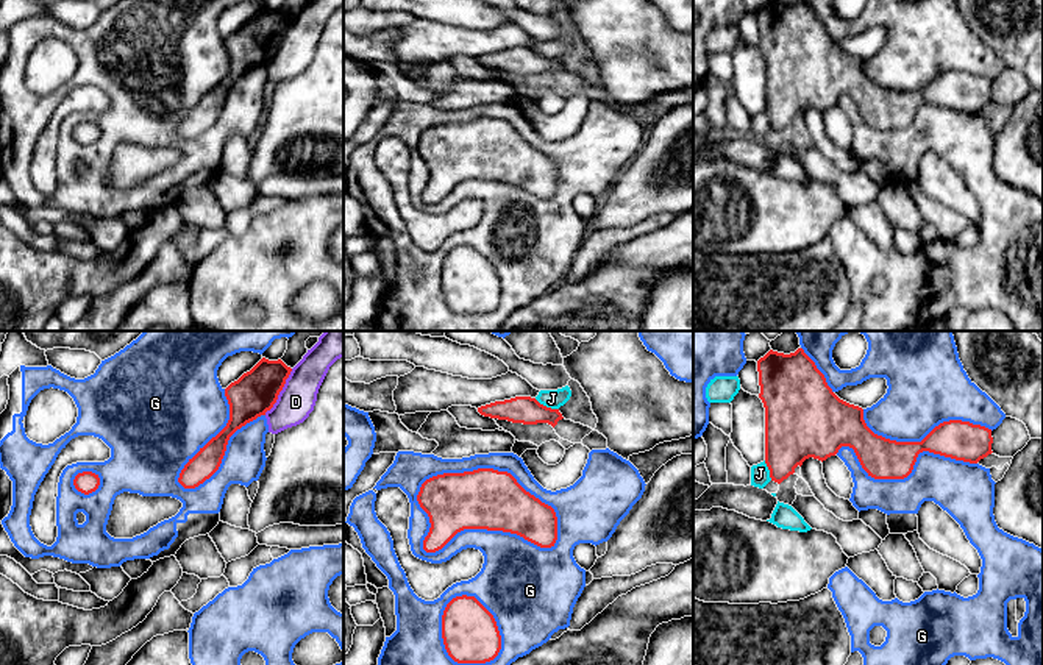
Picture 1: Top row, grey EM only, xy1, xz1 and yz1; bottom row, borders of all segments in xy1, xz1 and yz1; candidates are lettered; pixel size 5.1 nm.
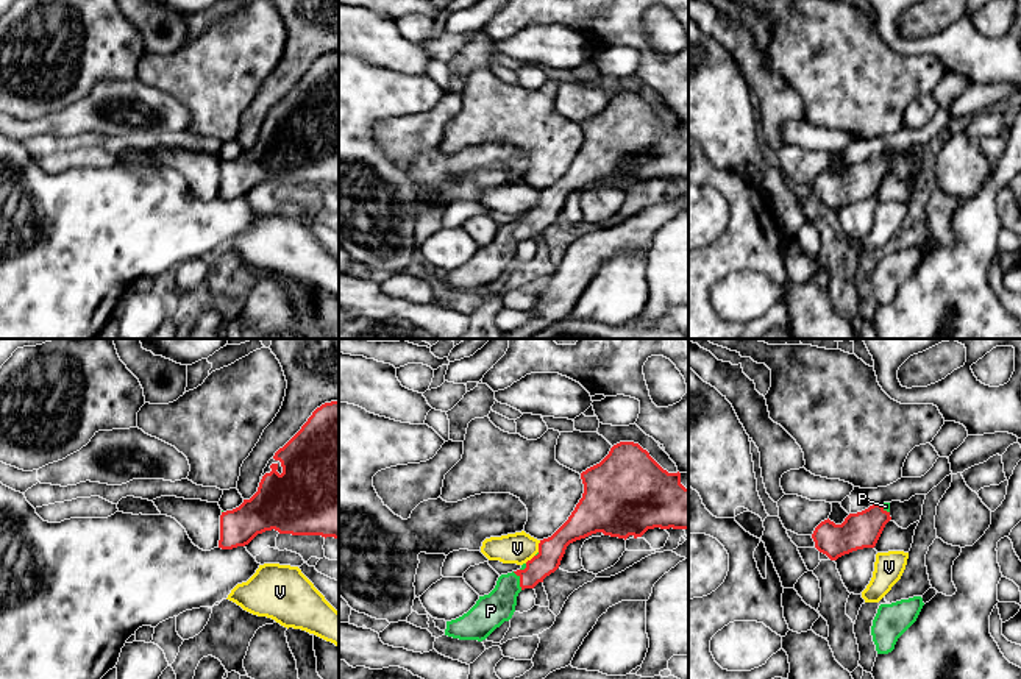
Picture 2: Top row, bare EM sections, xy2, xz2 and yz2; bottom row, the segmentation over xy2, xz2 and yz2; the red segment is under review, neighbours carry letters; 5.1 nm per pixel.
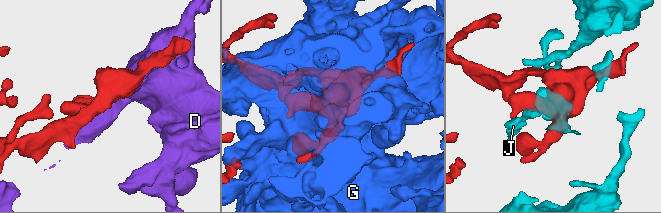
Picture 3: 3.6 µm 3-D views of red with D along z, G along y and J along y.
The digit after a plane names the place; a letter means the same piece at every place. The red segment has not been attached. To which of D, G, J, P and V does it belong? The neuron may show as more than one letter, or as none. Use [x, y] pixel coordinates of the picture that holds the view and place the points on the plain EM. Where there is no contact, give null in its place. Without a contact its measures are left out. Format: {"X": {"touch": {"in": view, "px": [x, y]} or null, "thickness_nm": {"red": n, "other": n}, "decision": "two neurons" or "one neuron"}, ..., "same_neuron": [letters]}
{"D": {"touch": {"in": "xy1", "px": [280, 41]}, "thickness_nm": {"red": 220, "other": 190}, "decision": "two neurons"}, "G": {"touch": {"in": "xz1", "px": [497, 120]}, "thickness_nm": {"red": 320, "other": 100}, "decision": "two neurons"}, "J": {"touch": {"in": "xz1", "px": [545, 56]}, "thickness_nm": {"red": 140, "other": 100}, "decision": "two neurons"}, "P": {"touch": {"in": "xz2", "px": [520, 231]}, "thickness_nm": {"red": 140, "other": 180}, "decision": "one neuron"}, "V": {"touch": {"in": "xz2", "px": [539, 197]}, "thickness_nm": {"red": 150, "other": 160}, "decision": "two neurons"}, "same_neuron": ["P"]}

